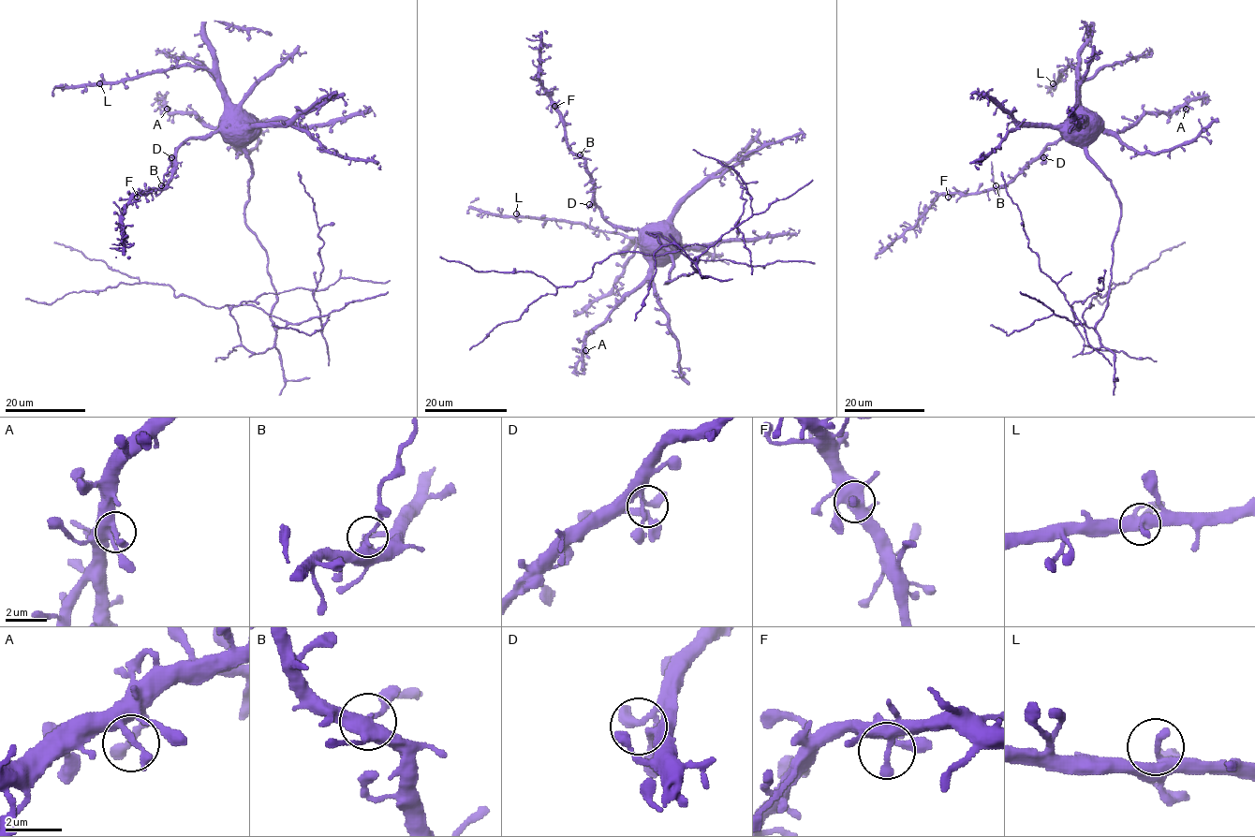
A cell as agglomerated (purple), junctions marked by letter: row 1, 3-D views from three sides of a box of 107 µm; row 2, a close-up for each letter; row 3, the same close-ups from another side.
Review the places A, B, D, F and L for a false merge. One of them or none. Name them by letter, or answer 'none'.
B

